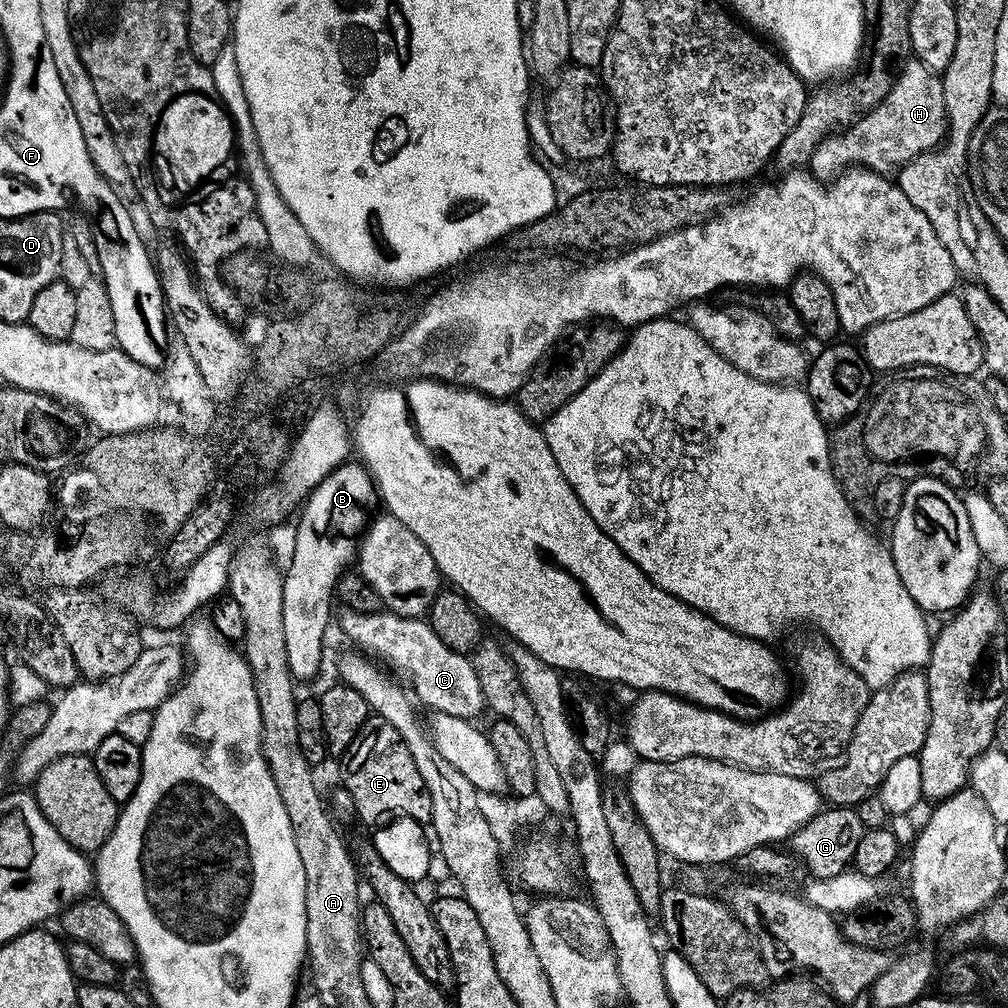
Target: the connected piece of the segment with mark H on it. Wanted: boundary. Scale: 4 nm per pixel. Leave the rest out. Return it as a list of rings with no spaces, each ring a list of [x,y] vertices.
[[[909,58],[899,65],[890,92],[876,106],[843,130],[826,136],[812,151],[810,171],[825,182],[853,166],[892,174],[915,156],[931,152],[945,139],[947,131],[948,118],[941,77],[920,60]]]

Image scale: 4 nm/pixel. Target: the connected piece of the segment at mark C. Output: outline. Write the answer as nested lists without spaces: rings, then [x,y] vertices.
[[[344,608],[341,613],[340,628],[357,644],[353,645],[357,649],[371,654],[377,661],[385,660],[394,671],[401,672],[412,683],[413,689],[411,688],[411,691],[414,696],[414,691],[416,691],[417,696],[415,696],[415,699],[417,701],[420,699],[428,707],[428,710],[450,714],[463,720],[472,720],[476,718],[480,711],[485,711],[486,705],[482,694],[482,686],[478,686],[478,674],[474,674],[471,659],[465,653],[450,650],[450,646],[443,644],[438,638],[438,634],[434,634],[434,630],[428,624],[427,619],[399,616],[387,610],[362,614],[361,612]]]

